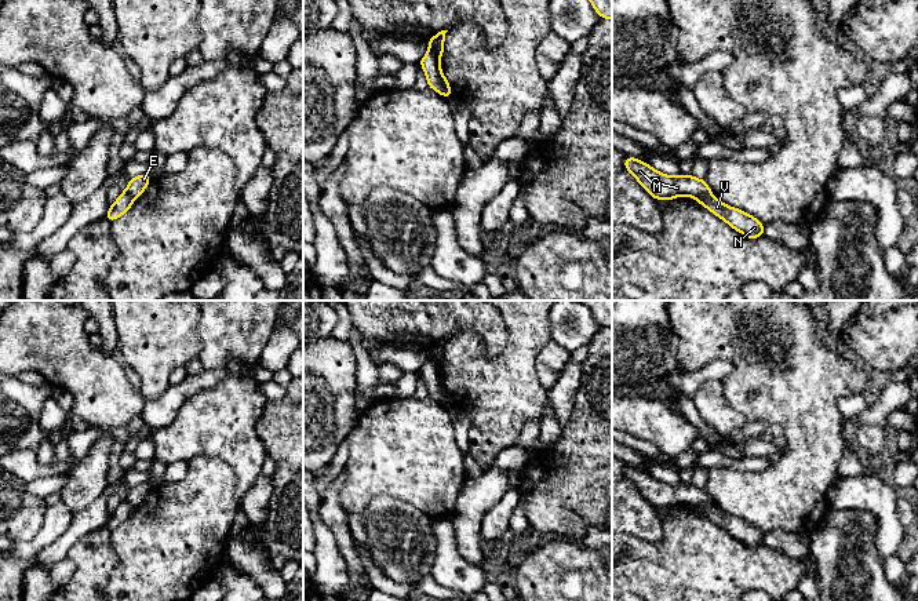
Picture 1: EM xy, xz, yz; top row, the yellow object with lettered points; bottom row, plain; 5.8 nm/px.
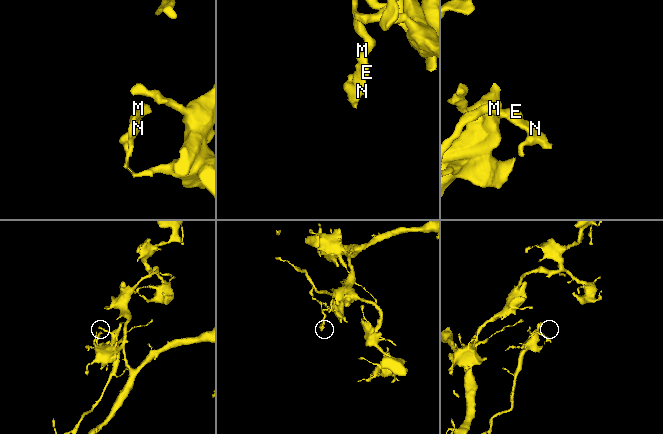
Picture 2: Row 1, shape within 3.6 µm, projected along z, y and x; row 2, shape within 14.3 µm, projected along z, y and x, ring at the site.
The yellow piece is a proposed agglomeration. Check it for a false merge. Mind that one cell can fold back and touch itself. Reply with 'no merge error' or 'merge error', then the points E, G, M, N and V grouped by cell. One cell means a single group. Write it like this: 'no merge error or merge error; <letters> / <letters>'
merge error; E G M / N V

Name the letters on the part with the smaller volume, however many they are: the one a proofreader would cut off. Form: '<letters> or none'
N, V

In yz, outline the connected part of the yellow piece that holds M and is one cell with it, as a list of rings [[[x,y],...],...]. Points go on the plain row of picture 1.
[[[626,466],[624,477],[630,480],[638,492],[656,509],[673,509],[680,505],[713,505],[706,489],[693,487],[692,484],[669,485],[634,466]]]

